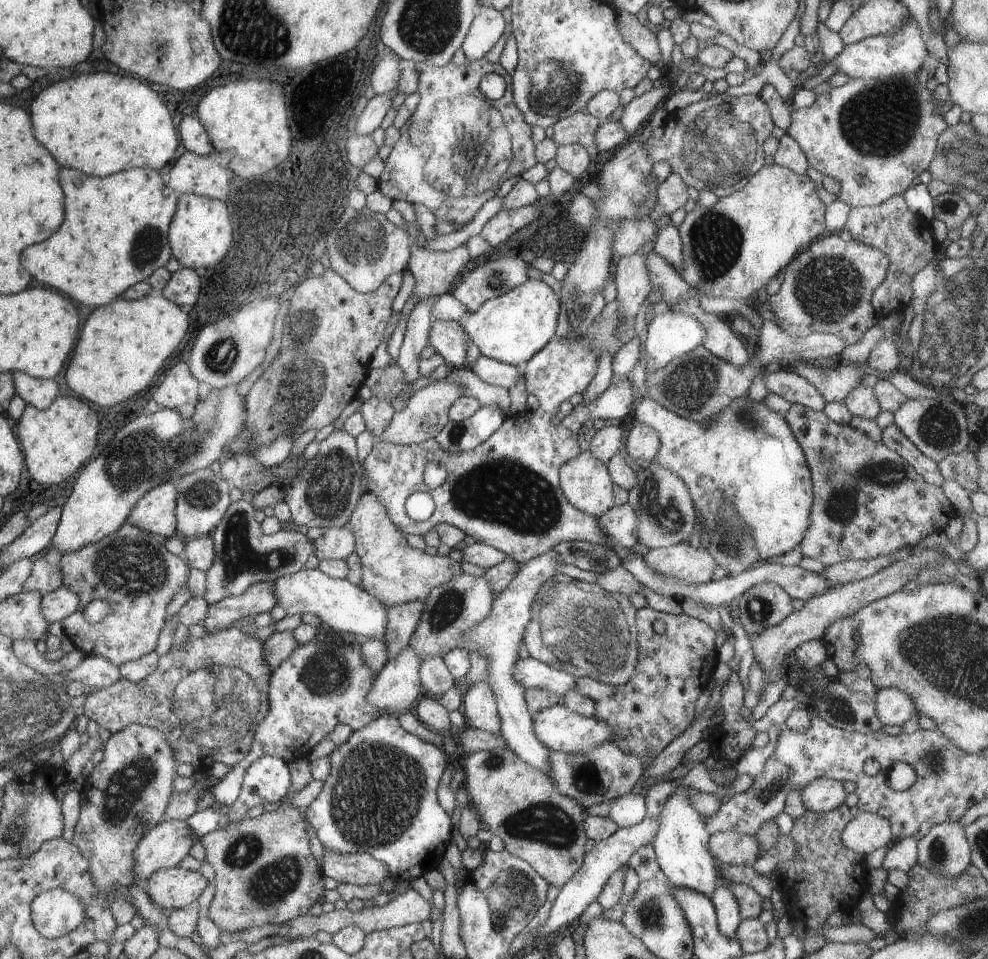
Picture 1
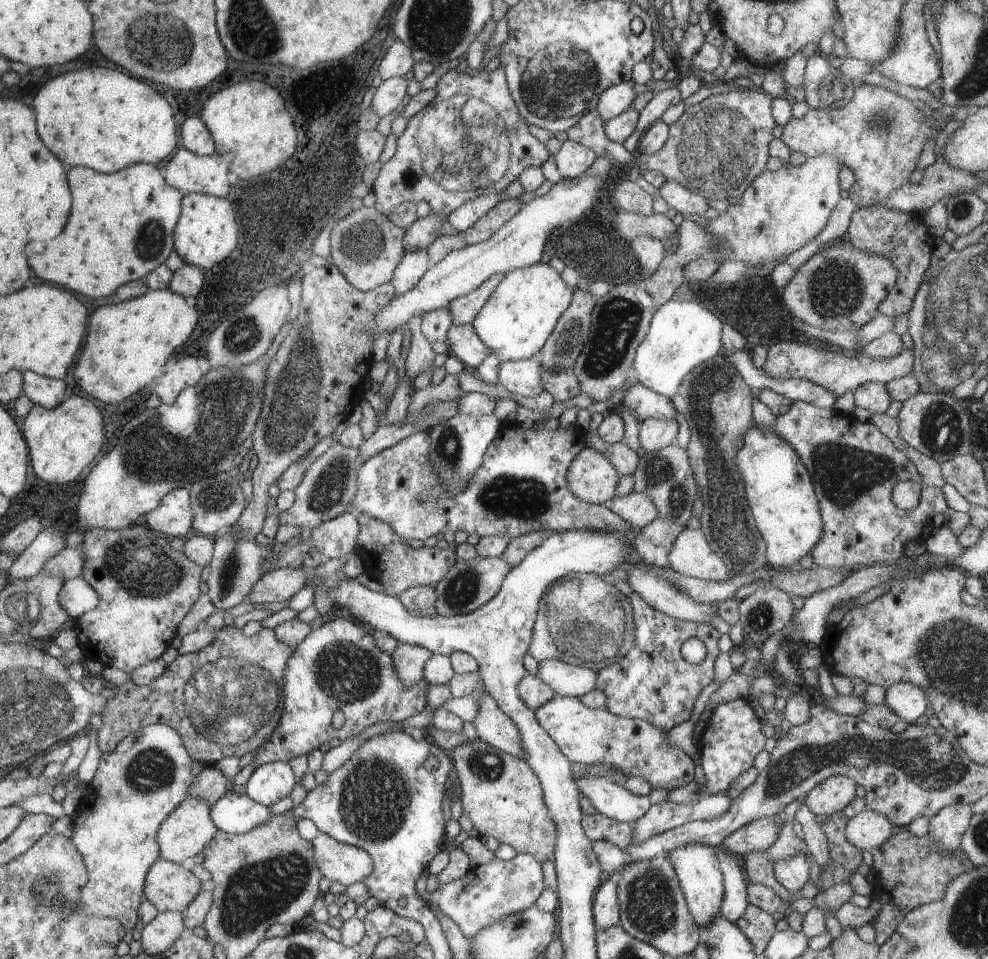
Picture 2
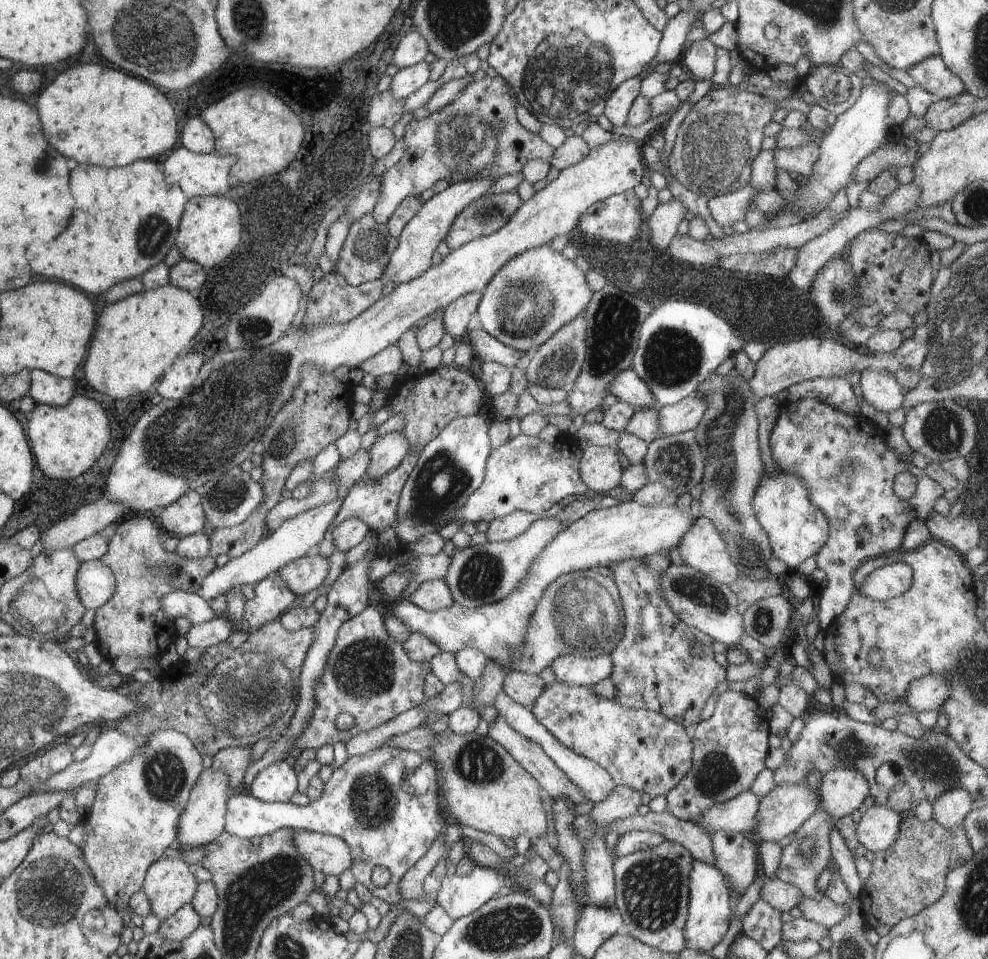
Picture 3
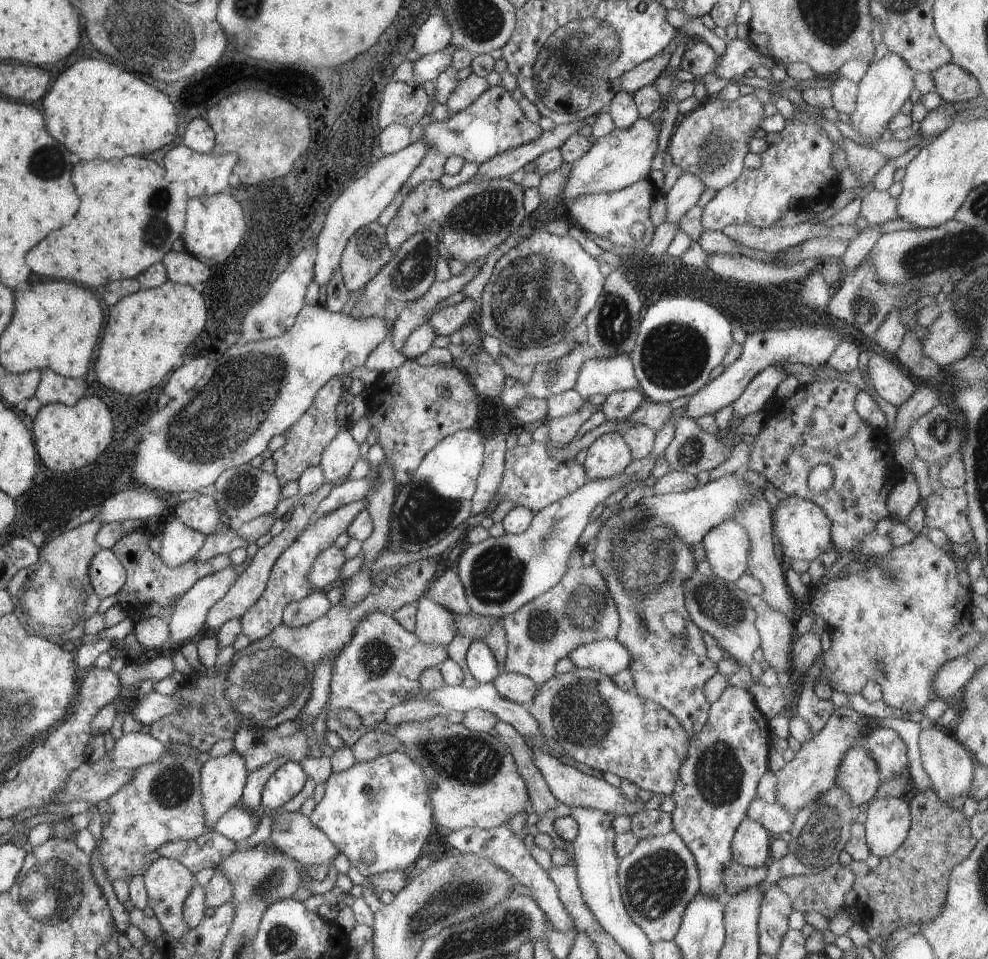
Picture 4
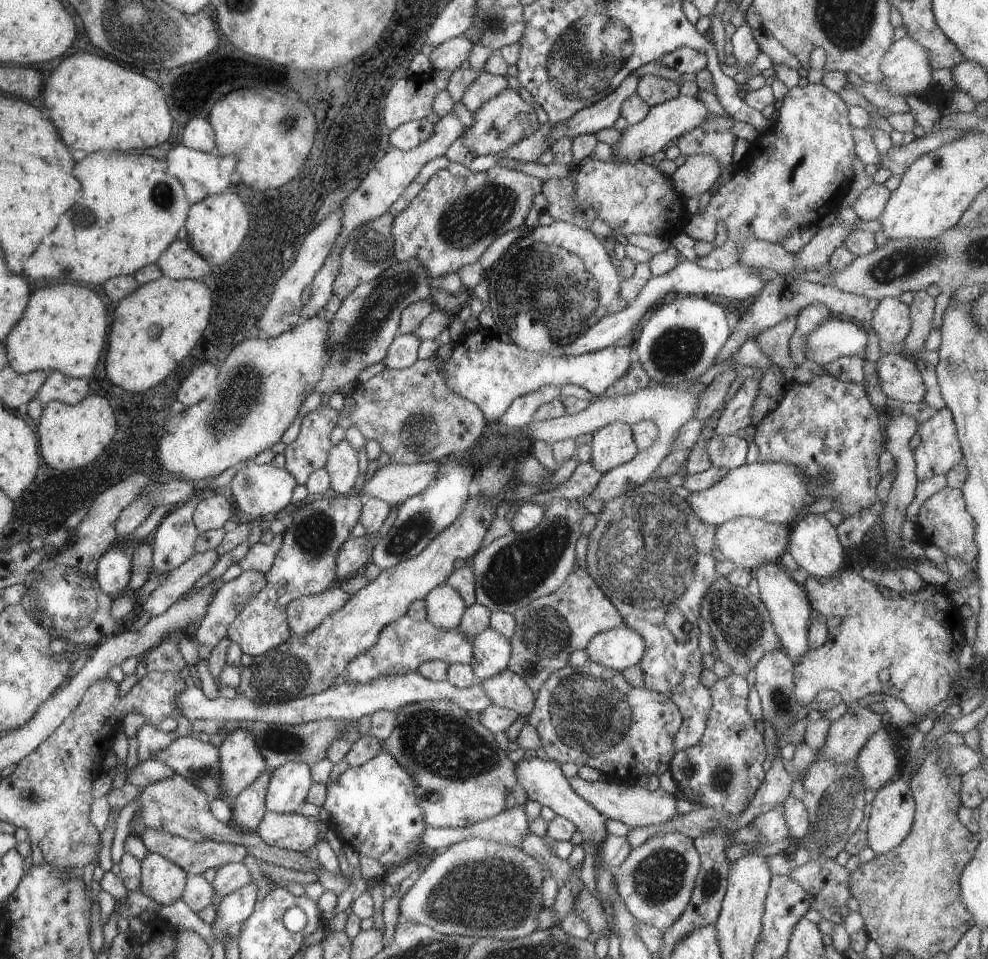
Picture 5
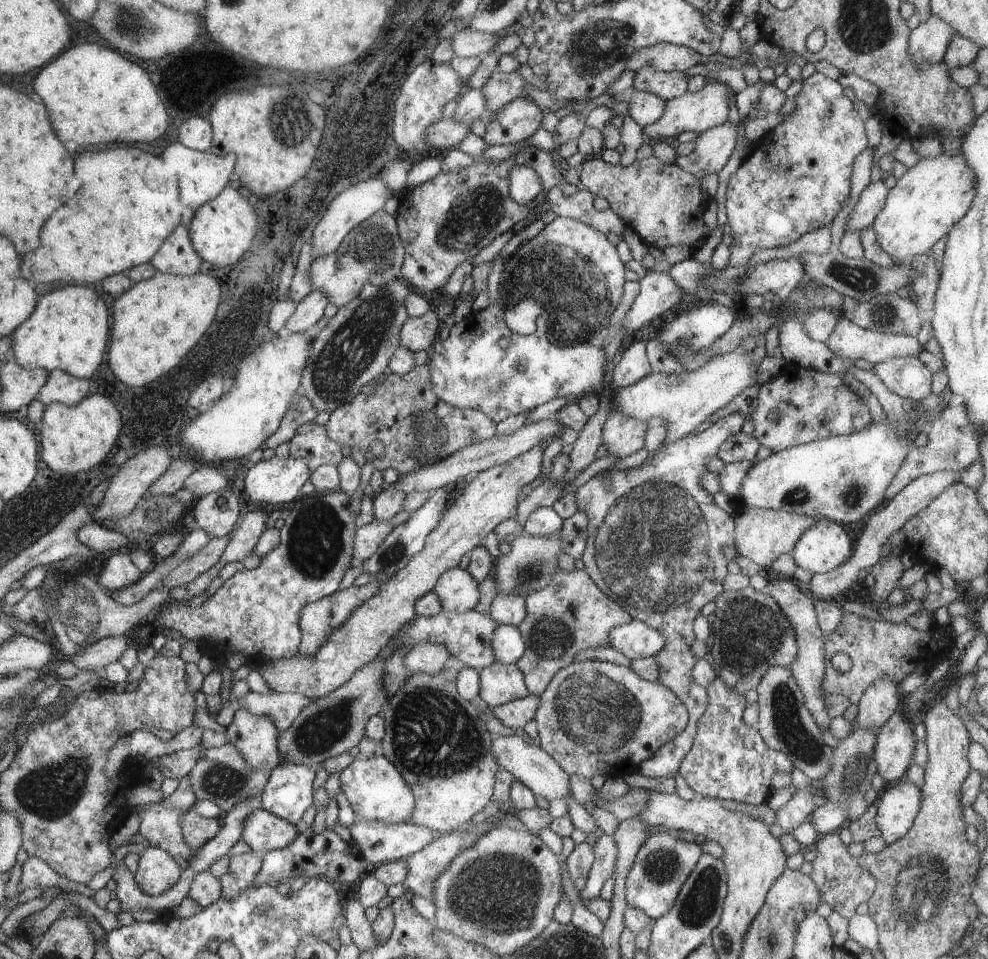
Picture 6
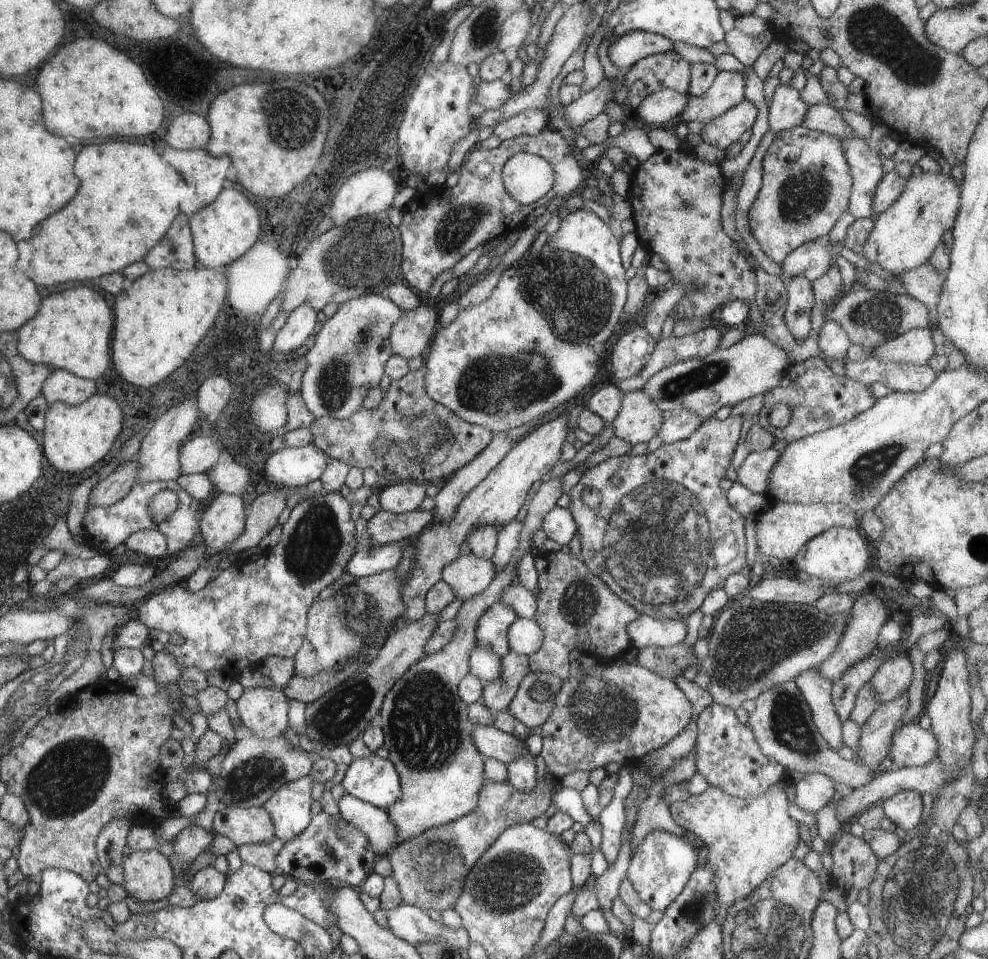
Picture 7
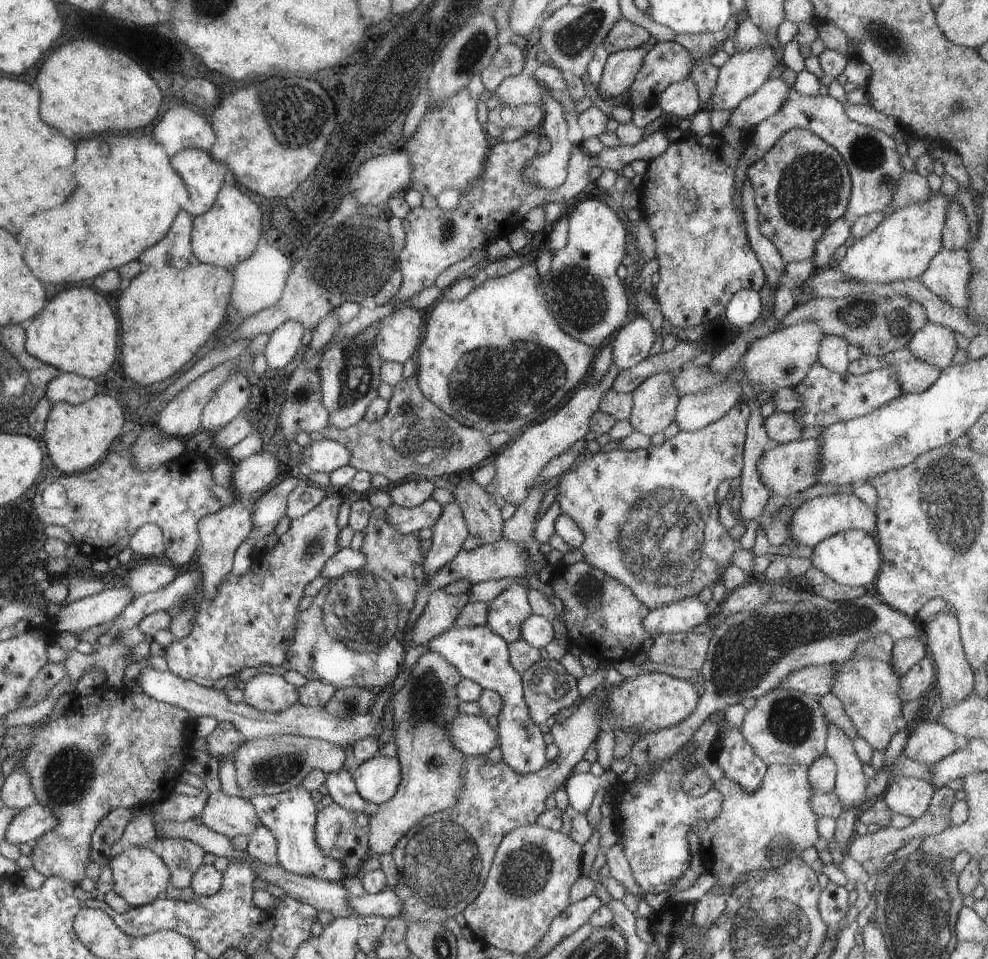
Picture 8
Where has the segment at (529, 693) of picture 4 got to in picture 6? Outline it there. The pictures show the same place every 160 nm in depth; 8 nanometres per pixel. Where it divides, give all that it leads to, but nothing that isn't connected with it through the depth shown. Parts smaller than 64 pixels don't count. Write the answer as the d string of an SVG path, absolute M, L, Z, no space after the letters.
M492 663L479 671L480 698L488 708L529 695L522 671L514 664Z

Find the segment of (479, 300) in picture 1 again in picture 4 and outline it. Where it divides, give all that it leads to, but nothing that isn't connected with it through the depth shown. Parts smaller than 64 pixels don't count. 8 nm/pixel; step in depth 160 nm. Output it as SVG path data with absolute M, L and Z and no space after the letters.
M465 297L462 302L454 304L454 306L446 306L438 312L434 312L428 319L428 326L432 326L432 330L437 335L450 337L462 326L470 324L474 312L478 312L478 301Z

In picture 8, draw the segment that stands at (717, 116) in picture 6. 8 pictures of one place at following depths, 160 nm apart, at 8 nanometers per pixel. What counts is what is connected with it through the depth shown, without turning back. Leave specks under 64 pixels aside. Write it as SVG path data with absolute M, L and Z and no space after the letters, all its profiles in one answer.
M758 45L743 53L734 53L730 59L719 68L716 88L710 97L709 104L703 112L712 110L734 110L747 96L754 94L769 78L771 70L778 67L774 50L768 45Z

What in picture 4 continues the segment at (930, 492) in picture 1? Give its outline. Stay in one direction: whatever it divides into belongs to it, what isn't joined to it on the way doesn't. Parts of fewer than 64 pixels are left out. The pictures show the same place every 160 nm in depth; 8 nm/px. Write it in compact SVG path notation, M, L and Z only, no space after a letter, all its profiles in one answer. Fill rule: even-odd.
M840 379L819 380L801 386L790 398L776 399L768 410L764 428L758 435L748 438L751 450L747 469L750 468L765 476L779 495L804 498L817 505L826 514L833 525L832 547L838 550L839 560L836 568L843 563L842 558L850 556L860 548L860 542L862 538L868 536L868 532L872 532L882 519L890 517L886 498L901 473L890 450L891 444L887 439L887 433L870 427L856 411L855 402L858 394L860 389L856 385ZM818 464L830 464L836 472L832 486L822 494L814 494L808 488L808 474Z

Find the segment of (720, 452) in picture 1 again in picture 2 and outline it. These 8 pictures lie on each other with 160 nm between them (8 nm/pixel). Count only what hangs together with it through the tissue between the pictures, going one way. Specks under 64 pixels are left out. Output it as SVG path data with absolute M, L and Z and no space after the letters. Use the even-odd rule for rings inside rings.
M639 381L626 389L622 407L629 410L632 416L640 421L648 418L672 420L677 412L671 400L649 390ZM754 426L744 434L744 446L736 452L736 465L744 480L748 507L764 540L767 566L788 569L812 552L824 534L818 498L808 470L784 438Z

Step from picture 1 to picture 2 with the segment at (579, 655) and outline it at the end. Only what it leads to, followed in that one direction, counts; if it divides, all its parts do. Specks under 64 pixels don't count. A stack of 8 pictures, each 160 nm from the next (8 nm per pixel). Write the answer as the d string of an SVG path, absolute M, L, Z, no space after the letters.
M573 573L560 581L552 582L540 598L539 612L533 628L533 638L527 654L538 663L544 660L560 660L572 664L584 664L599 670L620 658L633 646L633 612L629 600L620 590L610 586L603 577L593 573Z

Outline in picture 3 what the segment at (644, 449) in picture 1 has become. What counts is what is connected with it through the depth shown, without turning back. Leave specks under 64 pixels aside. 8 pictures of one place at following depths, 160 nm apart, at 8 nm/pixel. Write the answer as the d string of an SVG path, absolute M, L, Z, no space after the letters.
M693 393L677 404L659 407L659 435L672 436L672 434L695 430L702 416L706 414L708 406L711 404L706 404L706 396L696 396Z

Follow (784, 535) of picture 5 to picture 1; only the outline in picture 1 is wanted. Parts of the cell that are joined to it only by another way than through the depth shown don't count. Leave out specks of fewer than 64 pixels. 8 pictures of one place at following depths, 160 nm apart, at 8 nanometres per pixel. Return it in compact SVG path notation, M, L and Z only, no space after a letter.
M688 541L670 547L650 549L644 562L656 568L658 574L668 574L688 583L709 582L718 568L708 550L702 546L696 548Z

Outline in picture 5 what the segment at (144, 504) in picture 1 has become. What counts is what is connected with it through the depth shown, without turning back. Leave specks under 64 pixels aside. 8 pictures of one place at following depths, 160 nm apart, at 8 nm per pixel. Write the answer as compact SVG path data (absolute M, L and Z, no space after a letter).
M214 492L196 505L193 521L201 534L223 527L230 516L232 516L232 504L218 492Z

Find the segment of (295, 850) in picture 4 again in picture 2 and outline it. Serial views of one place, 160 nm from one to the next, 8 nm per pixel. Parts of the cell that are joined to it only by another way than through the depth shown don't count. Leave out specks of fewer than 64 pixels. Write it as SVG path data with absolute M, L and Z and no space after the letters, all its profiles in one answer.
M319 833L314 840L315 858L319 870L329 881L345 887L363 882L375 871L374 860L367 851L339 842L331 835Z

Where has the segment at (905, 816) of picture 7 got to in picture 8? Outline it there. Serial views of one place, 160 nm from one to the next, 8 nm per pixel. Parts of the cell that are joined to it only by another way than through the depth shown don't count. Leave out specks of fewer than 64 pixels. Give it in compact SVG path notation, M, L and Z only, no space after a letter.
M902 777L885 789L882 799L894 814L904 814L914 820L928 810L935 790L924 779Z

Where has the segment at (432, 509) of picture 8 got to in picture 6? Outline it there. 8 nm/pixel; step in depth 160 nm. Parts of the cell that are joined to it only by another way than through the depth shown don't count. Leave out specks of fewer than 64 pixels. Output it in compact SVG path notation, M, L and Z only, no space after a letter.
M376 519L362 525L354 540L354 563L367 561L380 548L392 529L390 521L384 522Z

